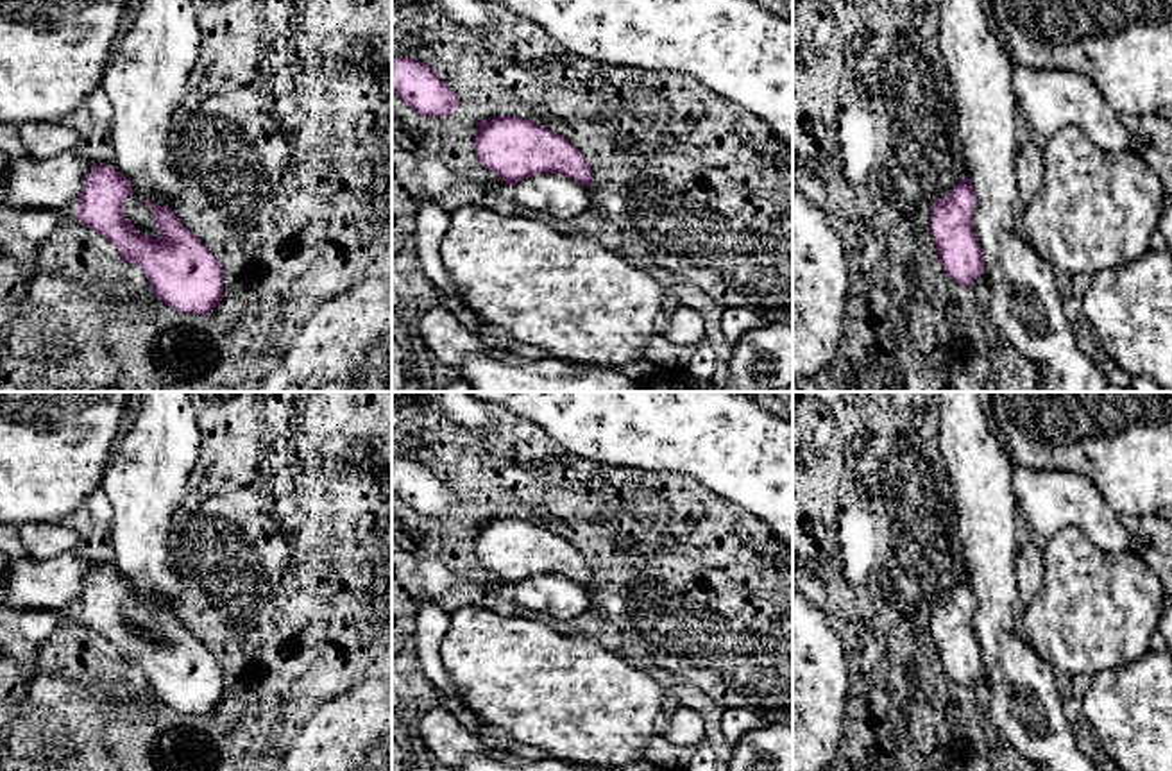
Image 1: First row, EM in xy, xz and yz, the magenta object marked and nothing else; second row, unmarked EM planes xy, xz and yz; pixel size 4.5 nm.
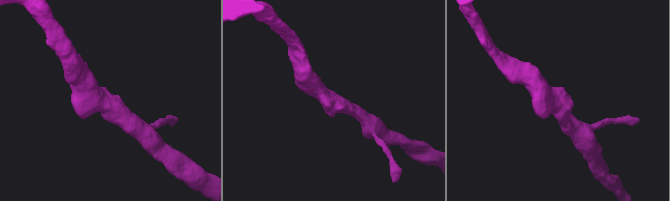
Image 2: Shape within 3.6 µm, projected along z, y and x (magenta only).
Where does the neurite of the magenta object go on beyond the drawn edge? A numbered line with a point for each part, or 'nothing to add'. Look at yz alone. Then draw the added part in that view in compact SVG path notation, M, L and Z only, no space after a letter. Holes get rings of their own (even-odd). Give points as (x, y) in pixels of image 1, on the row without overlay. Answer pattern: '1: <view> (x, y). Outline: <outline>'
nothing to add

